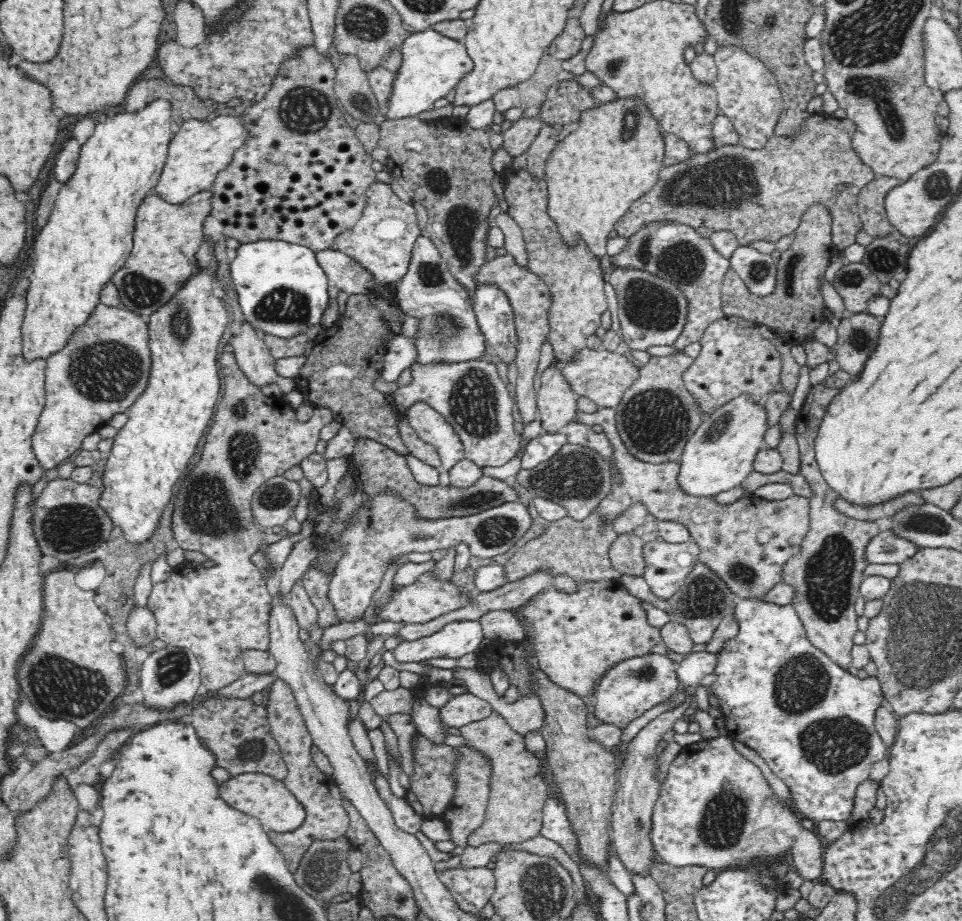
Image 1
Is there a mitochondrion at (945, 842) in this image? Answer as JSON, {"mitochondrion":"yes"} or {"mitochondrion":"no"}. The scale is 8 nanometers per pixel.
{"mitochondrion":"yes"}

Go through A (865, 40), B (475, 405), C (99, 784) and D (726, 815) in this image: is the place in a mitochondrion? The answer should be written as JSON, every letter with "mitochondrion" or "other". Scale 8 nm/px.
{"A":"mitochondrion","B":"mitochondrion","C":"other","D":"mitochondrion"}

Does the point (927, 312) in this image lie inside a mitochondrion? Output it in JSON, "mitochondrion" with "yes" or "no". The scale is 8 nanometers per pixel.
{"mitochondrion":"no"}

